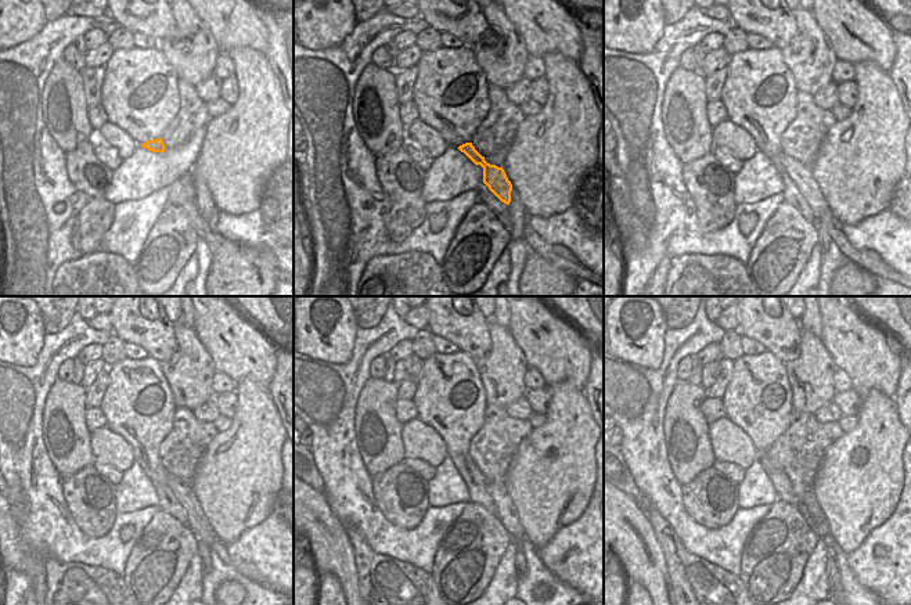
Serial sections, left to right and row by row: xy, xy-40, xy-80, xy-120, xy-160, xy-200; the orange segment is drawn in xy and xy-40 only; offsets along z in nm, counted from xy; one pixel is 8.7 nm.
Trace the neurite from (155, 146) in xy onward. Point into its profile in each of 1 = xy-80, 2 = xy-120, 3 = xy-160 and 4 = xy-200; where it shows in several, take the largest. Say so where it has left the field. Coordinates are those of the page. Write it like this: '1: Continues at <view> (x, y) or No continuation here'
1: Continues at xy-80 (802, 176)
2: Continues at xy-120 (197, 521)
3: Continues at xy-160 (504, 507)
4: Continues at xy-200 (816, 518).

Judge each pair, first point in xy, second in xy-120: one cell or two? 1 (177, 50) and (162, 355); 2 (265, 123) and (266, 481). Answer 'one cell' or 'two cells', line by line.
1: two cells
2: one cell

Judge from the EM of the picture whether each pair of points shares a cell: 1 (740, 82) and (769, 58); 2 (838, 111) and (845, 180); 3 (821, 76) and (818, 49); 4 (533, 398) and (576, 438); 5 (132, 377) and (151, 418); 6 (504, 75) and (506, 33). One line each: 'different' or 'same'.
1: same
2: different
3: same
4: different
5: same
6: same

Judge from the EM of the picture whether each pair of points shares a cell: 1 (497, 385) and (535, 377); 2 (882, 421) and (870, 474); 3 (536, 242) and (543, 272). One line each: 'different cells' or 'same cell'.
1: different cells
2: same cell
3: different cells

